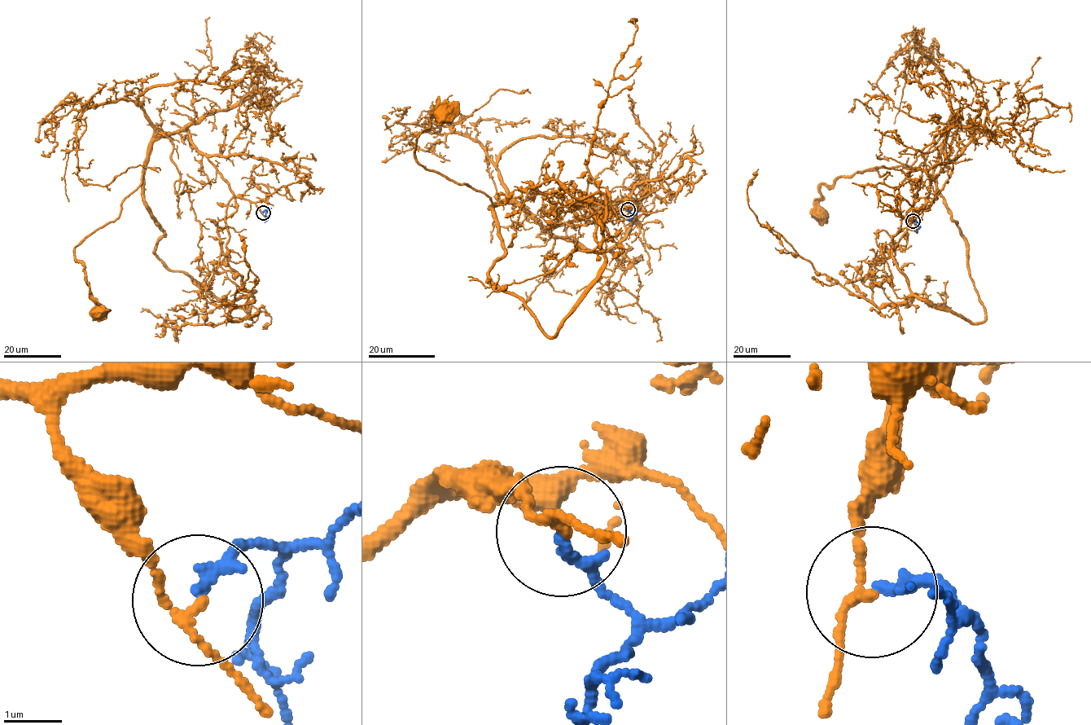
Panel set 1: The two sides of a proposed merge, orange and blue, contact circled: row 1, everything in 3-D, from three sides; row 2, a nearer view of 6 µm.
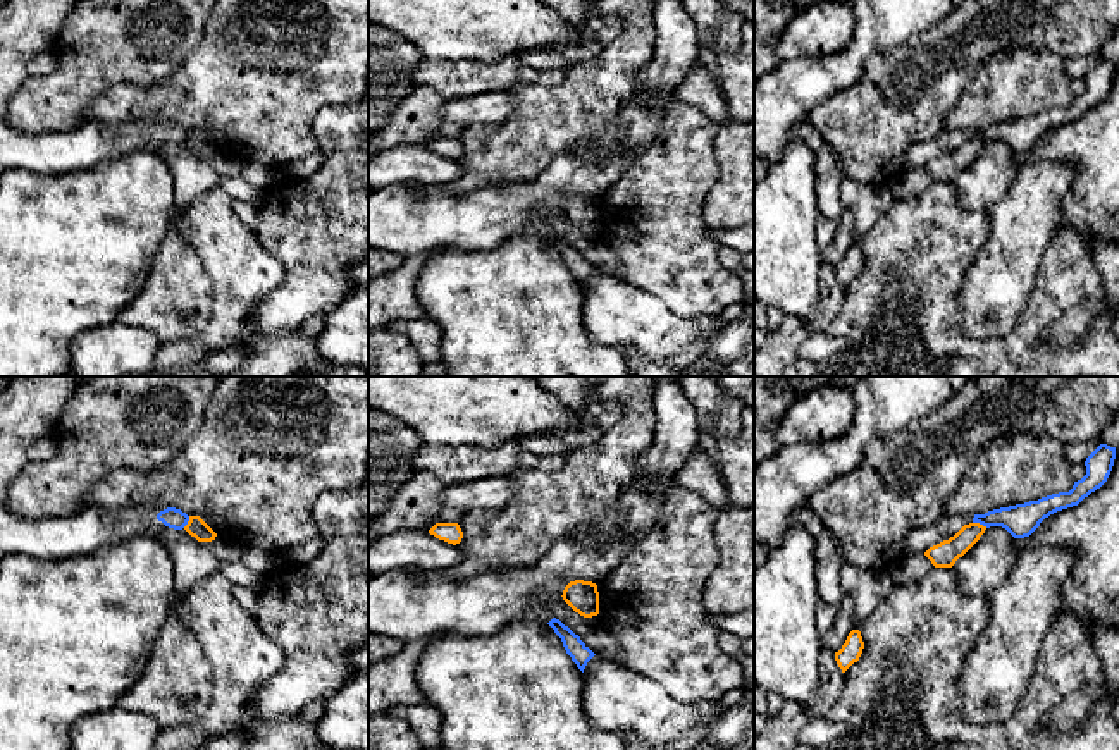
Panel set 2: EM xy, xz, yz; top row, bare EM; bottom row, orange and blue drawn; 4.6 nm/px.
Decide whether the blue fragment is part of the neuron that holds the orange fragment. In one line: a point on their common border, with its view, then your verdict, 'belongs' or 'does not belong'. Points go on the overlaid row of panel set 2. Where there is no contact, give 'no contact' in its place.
yz (978, 523) | does not belong

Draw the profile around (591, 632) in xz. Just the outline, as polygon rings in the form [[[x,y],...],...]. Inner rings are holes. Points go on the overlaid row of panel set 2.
[[[539,590],[539,602],[546,606],[556,619],[568,626],[594,654],[618,657],[618,642],[603,628],[601,618],[584,618],[575,612],[561,595]]]

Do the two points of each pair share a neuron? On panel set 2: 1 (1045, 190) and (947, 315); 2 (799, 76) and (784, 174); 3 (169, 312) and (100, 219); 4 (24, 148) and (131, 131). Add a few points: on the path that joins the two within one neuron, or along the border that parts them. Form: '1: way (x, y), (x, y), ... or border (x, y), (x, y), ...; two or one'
1: border (975, 262), (959, 291), (959, 327), (971, 338); two
2: border (791, 140), (772, 164); two
3: border (162, 243), (145, 284), (119, 310); two
4: way (50, 148), (81, 148), (93, 141), (105, 141); one

